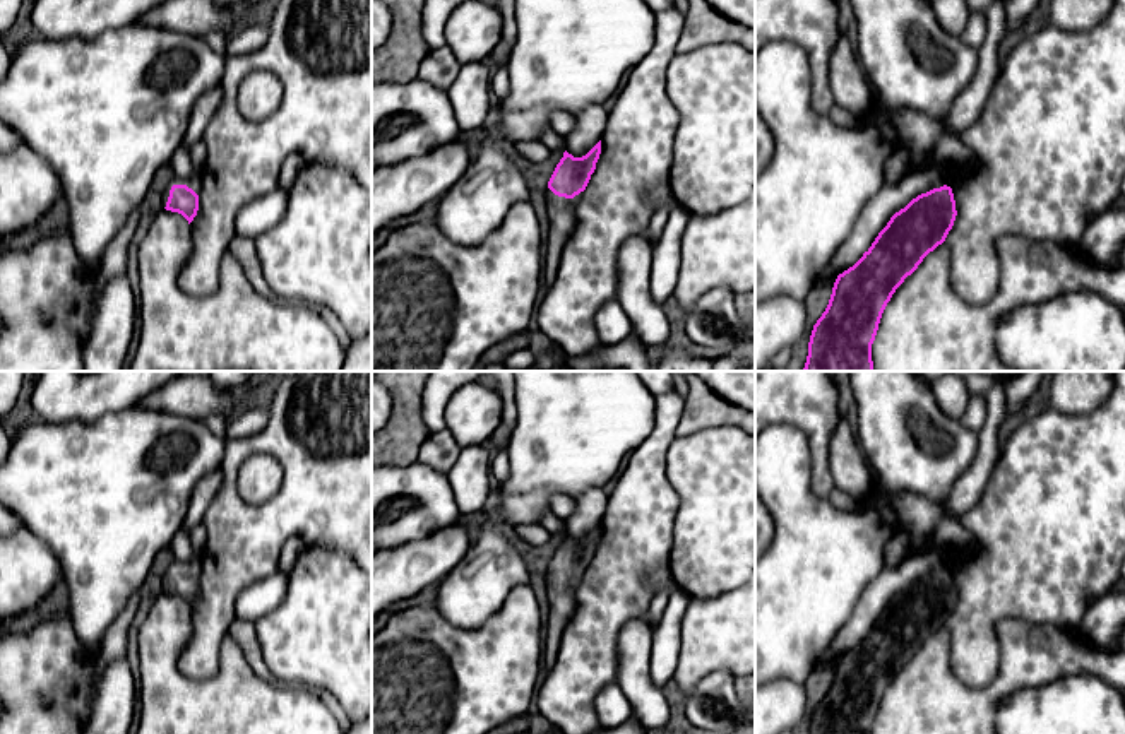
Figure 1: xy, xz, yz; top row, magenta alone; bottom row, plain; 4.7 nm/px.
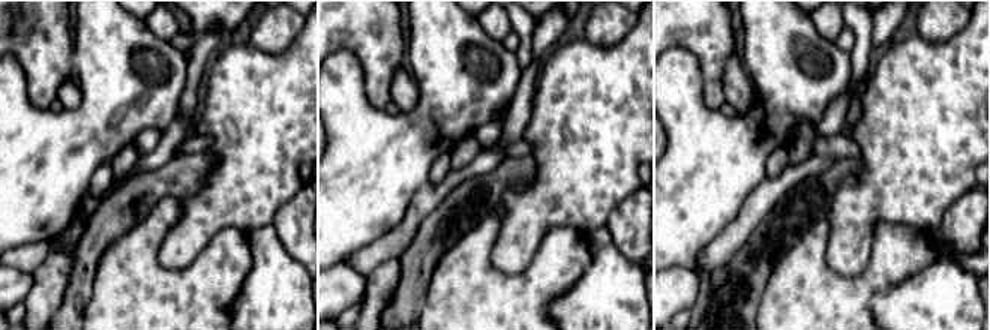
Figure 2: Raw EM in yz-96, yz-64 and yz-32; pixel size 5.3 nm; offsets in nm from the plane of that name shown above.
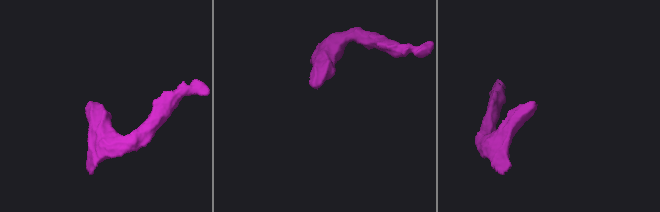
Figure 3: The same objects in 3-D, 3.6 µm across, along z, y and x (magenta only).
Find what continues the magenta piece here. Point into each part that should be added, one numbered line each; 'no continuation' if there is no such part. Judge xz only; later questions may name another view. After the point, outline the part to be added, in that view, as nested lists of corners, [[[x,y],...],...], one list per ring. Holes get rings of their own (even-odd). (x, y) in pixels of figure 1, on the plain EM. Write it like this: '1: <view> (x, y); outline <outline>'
1: xz (562, 594); outline [[[551,573],[546,577],[550,614],[545,621],[543,672],[550,671],[555,664],[562,635],[577,607],[577,589],[582,577],[574,582],[558,580]]]

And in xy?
1: xy (196, 567); outline [[[195,559],[195,561],[173,561],[171,566],[168,568],[164,578],[163,578],[163,589],[166,590],[168,580],[170,580],[170,573],[173,568],[187,568],[188,571],[192,571],[197,578],[200,578],[202,573],[202,561]]]

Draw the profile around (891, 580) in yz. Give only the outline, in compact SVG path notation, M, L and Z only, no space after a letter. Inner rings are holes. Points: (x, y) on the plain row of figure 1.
M933 546L925 553L909 553L896 566L887 566L884 563L878 575L863 590L851 619L820 654L818 664L830 662L853 650L863 636L868 635L878 616L896 595L904 592L918 578L943 570L952 558L952 551Z

